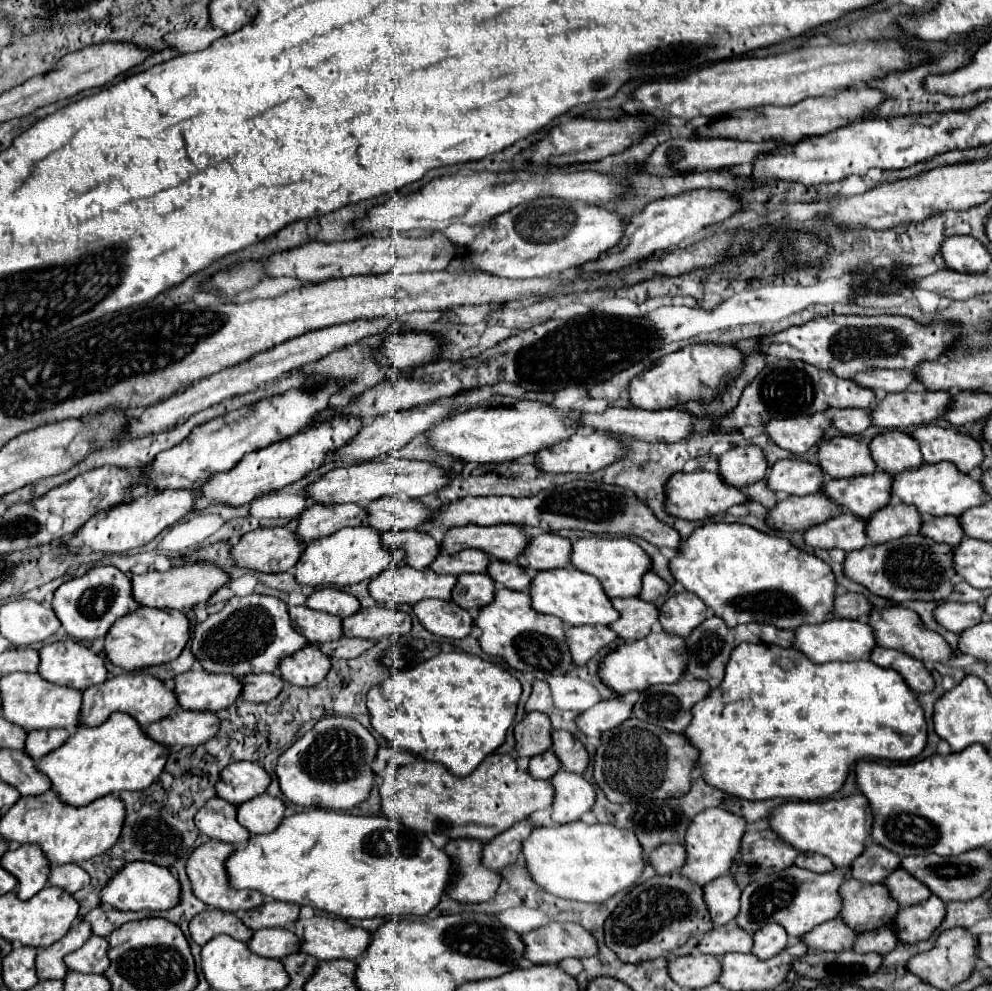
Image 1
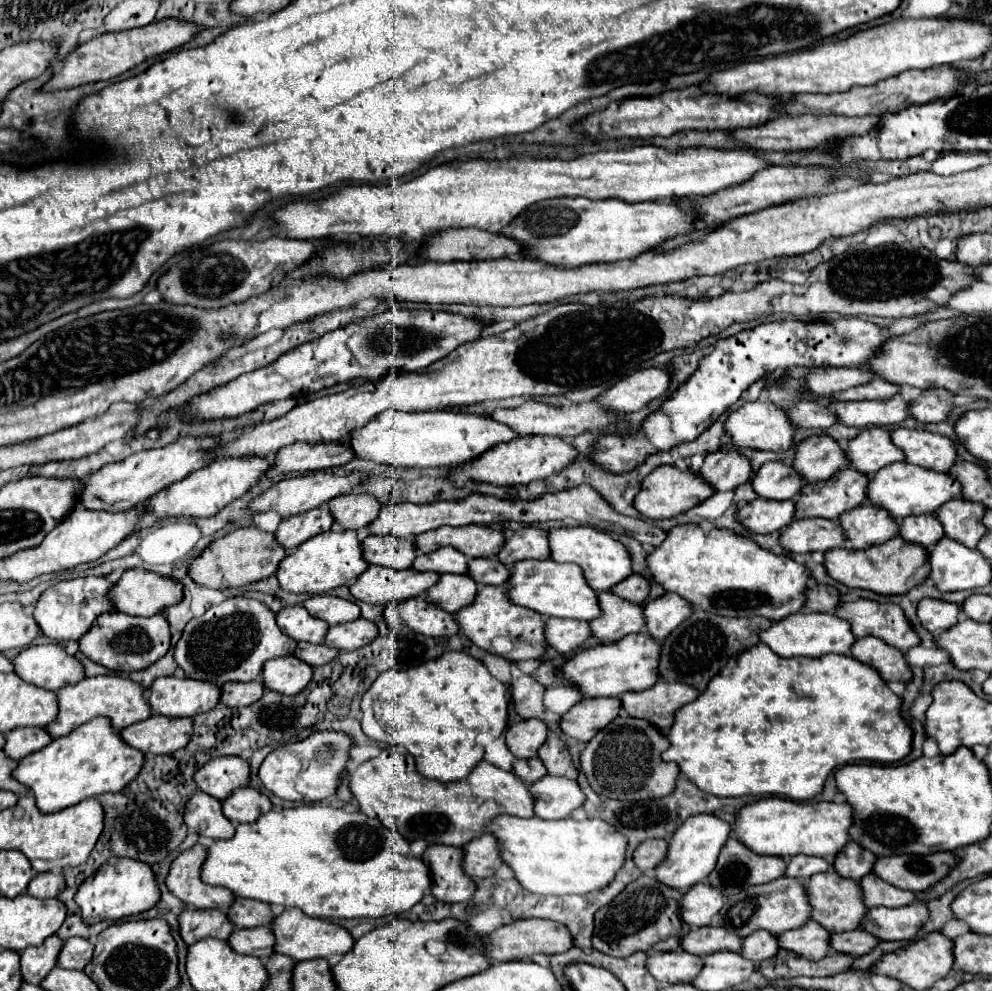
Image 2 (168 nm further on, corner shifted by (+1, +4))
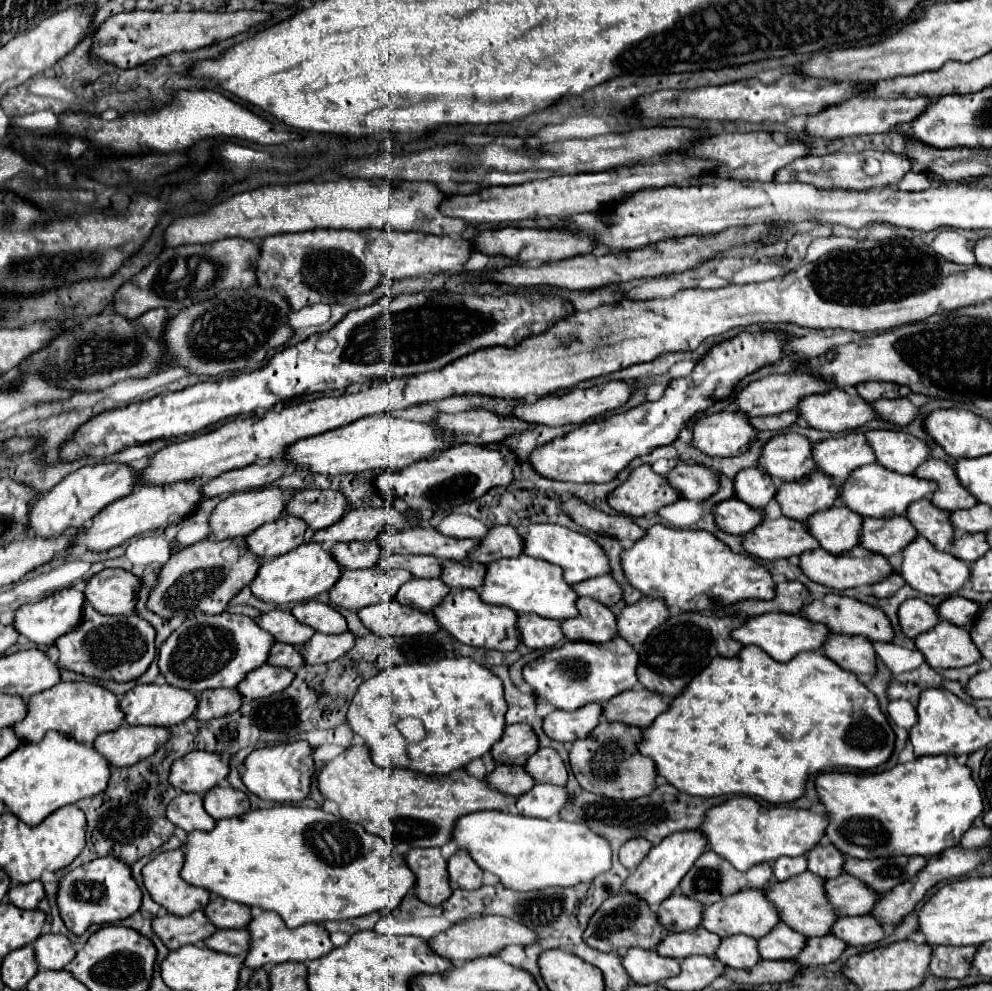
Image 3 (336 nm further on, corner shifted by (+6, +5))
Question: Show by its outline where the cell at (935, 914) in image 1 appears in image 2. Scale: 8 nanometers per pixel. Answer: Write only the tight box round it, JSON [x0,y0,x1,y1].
[860,901,928,941]

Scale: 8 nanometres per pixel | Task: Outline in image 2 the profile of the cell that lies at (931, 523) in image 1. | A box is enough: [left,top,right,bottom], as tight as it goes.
[898,515,944,551]

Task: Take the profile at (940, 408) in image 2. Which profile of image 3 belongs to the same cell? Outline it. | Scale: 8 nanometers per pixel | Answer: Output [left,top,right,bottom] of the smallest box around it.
[873,398,919,426]

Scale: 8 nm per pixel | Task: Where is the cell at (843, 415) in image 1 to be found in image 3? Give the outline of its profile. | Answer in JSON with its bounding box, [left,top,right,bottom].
[751,412,799,432]

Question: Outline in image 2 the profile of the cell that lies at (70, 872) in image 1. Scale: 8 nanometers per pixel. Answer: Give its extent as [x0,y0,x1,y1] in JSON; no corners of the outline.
[26,873,64,899]

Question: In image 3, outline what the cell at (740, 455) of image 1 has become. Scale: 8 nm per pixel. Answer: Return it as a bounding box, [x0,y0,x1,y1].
[667,462,719,500]

